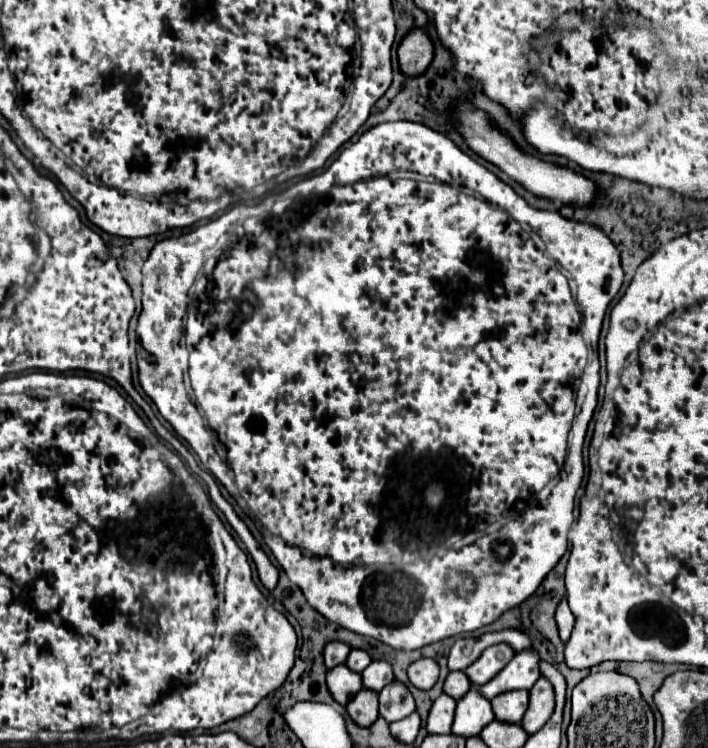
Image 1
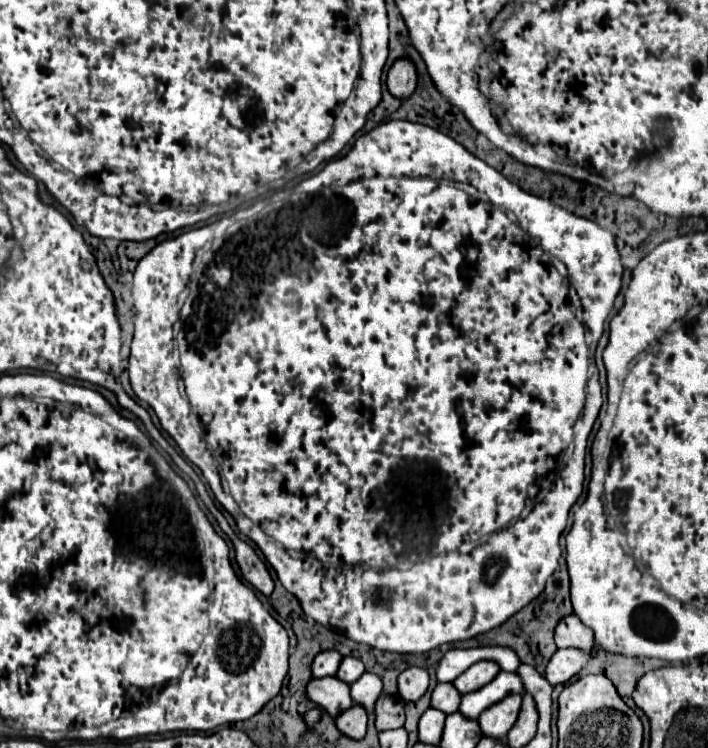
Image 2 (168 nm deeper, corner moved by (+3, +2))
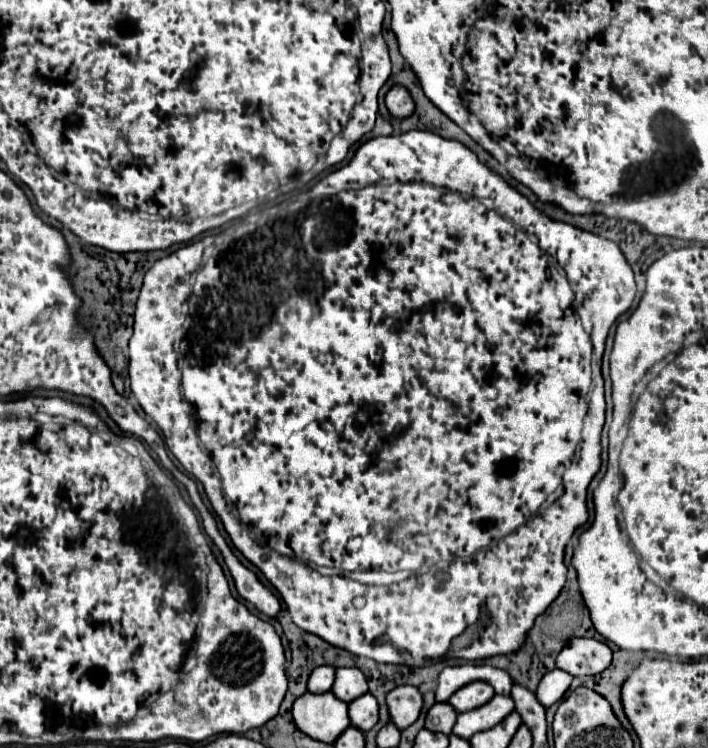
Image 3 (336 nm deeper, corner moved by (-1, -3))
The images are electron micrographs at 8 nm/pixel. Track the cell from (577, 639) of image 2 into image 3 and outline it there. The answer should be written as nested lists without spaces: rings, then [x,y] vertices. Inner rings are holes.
[[[572,638],[558,654],[556,666],[570,676],[594,676],[604,672],[612,662],[608,644],[594,638]]]

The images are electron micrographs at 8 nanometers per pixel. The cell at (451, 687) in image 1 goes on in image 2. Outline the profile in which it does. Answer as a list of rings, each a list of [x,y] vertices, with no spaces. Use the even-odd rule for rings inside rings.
[[[438,683],[434,693],[432,693],[432,707],[440,709],[440,711],[444,711],[448,715],[448,713],[458,711],[460,699],[462,697],[460,697],[458,689],[452,683]]]

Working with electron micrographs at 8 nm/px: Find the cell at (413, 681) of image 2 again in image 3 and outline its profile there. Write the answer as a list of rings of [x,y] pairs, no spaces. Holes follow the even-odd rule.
[[[412,686],[394,688],[386,696],[386,702],[388,702],[390,722],[400,730],[414,724],[422,710],[422,694],[418,692],[418,688],[412,688]]]

